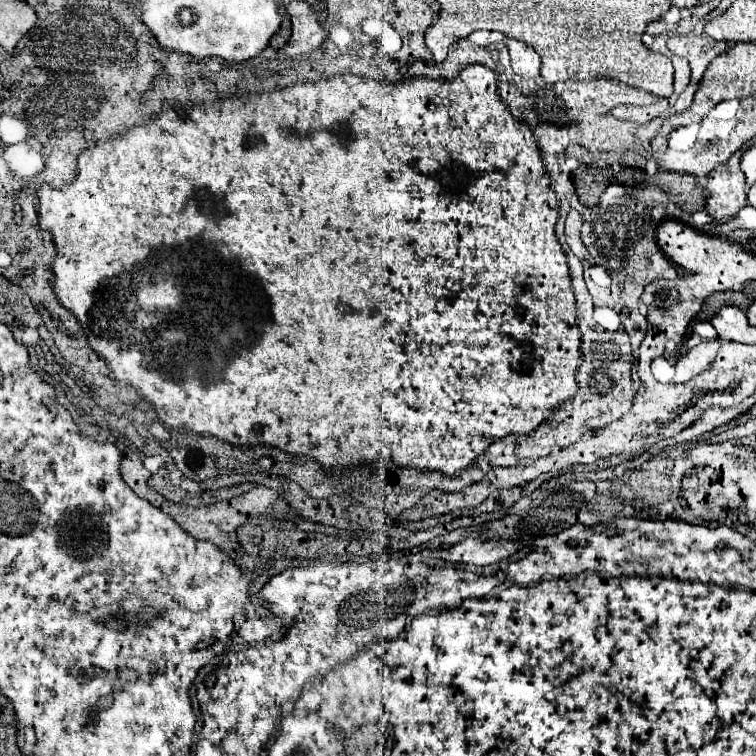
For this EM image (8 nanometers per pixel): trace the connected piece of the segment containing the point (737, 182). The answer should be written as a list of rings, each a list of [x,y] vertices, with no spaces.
[[[741,151],[709,173],[705,209],[711,213],[713,223],[729,221],[741,207],[747,205],[747,183],[739,167],[739,155]]]

